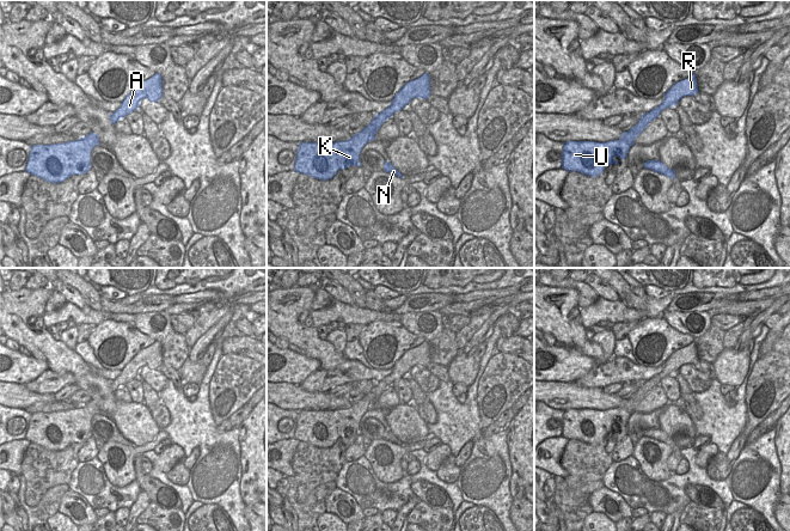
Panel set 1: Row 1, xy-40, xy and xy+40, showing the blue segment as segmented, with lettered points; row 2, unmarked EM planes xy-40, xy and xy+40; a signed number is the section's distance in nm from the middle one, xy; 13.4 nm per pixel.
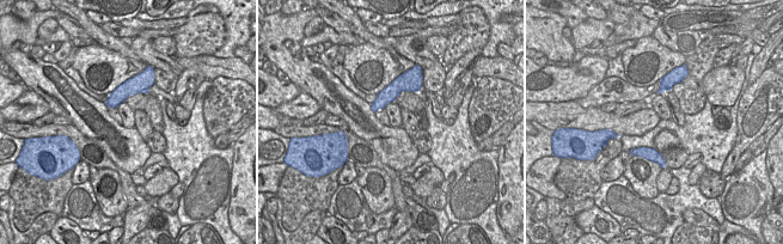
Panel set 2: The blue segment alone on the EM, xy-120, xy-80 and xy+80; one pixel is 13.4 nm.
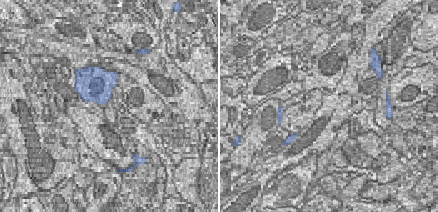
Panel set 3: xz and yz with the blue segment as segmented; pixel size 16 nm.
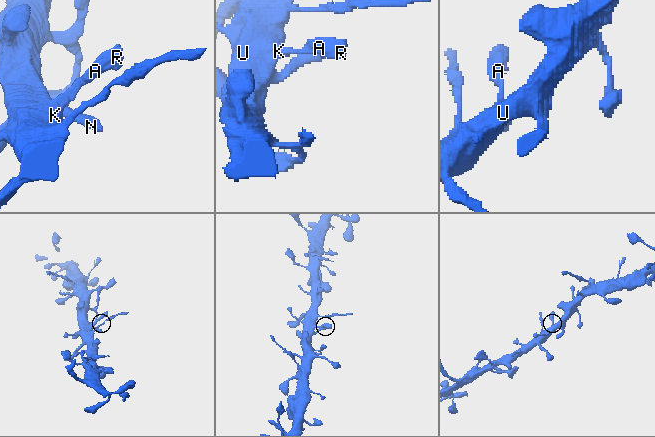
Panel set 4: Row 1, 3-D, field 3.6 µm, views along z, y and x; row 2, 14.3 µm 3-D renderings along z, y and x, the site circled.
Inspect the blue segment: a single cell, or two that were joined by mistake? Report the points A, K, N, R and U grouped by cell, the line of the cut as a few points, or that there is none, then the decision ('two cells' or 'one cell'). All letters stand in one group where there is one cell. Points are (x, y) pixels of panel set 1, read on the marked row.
groups A K N R U; cut none; one cell

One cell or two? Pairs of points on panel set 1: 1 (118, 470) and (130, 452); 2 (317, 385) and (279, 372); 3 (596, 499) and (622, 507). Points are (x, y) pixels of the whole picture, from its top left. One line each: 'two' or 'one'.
1: one
2: two
3: one

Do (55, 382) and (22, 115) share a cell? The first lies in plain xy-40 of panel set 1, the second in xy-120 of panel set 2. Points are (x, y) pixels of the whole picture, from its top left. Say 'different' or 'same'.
same

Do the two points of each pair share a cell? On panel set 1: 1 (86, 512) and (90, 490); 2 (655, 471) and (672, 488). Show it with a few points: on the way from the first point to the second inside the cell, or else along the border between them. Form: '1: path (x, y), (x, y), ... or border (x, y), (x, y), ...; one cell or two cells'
1: border (69, 489), (80, 494), (93, 511); two cells
2: border (641, 465), (654, 480), (666, 480), (673, 472); two cells

